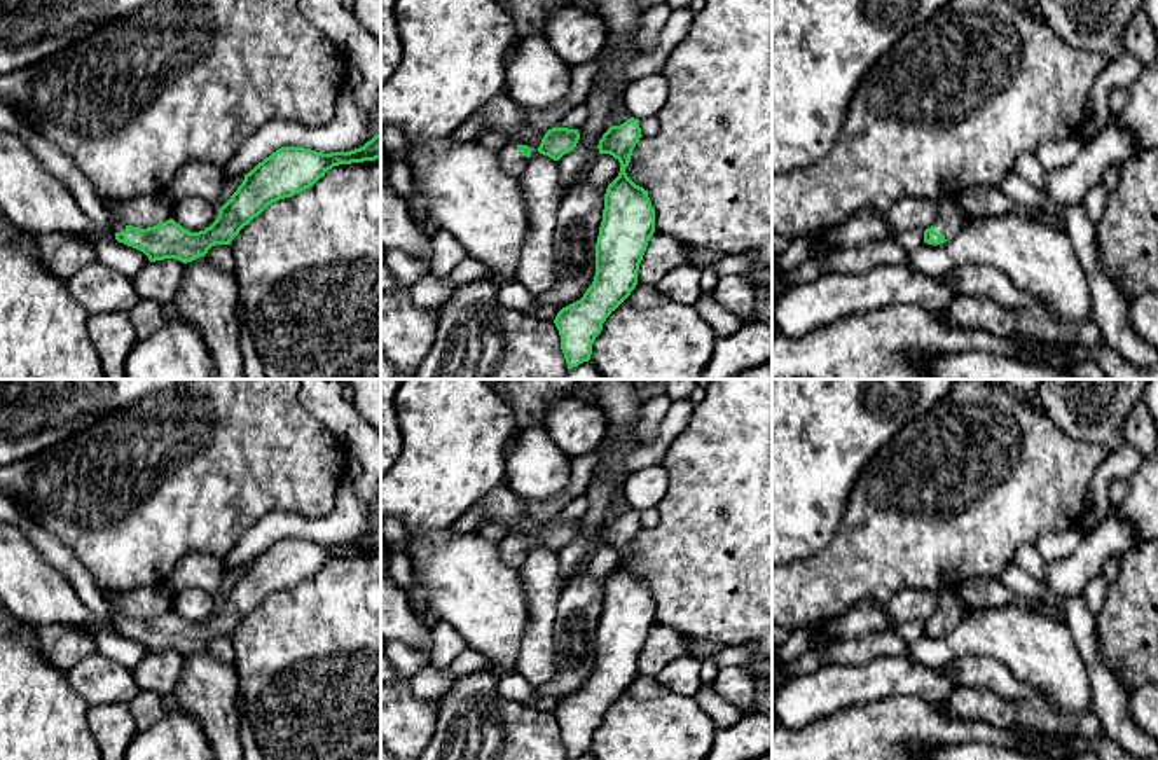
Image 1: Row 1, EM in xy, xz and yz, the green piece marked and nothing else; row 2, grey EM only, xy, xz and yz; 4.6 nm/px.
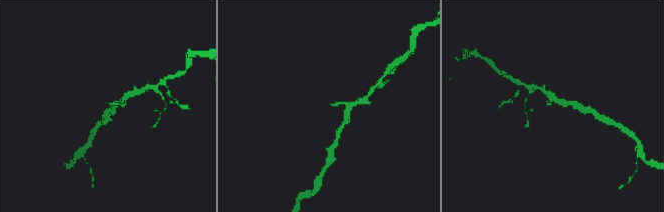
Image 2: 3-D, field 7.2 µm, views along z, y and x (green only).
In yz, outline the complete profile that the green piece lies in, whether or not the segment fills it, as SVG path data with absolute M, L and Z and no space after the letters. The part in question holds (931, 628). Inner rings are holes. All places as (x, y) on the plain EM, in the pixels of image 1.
M941 585L936 589L938 608L934 615L924 622L924 634L941 636L950 631L964 615L966 606L959 596L959 589Z

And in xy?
M381 524L349 543L323 545L304 538L281 538L245 566L217 611L199 624L183 620L173 610L147 620L126 617L112 603L121 591L98 589L108 603L119 634L143 643L150 653L176 650L187 655L204 648L215 636L231 636L269 596L313 578L334 557L376 550L381 550Z

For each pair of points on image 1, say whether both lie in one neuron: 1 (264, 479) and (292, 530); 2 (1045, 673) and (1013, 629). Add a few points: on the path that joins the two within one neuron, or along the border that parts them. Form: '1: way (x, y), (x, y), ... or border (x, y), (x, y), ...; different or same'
1: border (322, 516), (269, 511), (245, 530); different
2: way (1045, 663), (1024, 640); same

